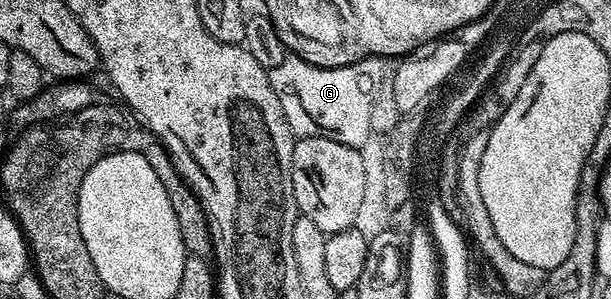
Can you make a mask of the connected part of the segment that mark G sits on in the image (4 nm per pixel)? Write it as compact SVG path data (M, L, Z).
M287 56L269 70L271 88L279 96L283 116L297 138L326 138L339 144L365 148L374 137L371 108L379 89L372 61L349 66L316 66L296 56Z

